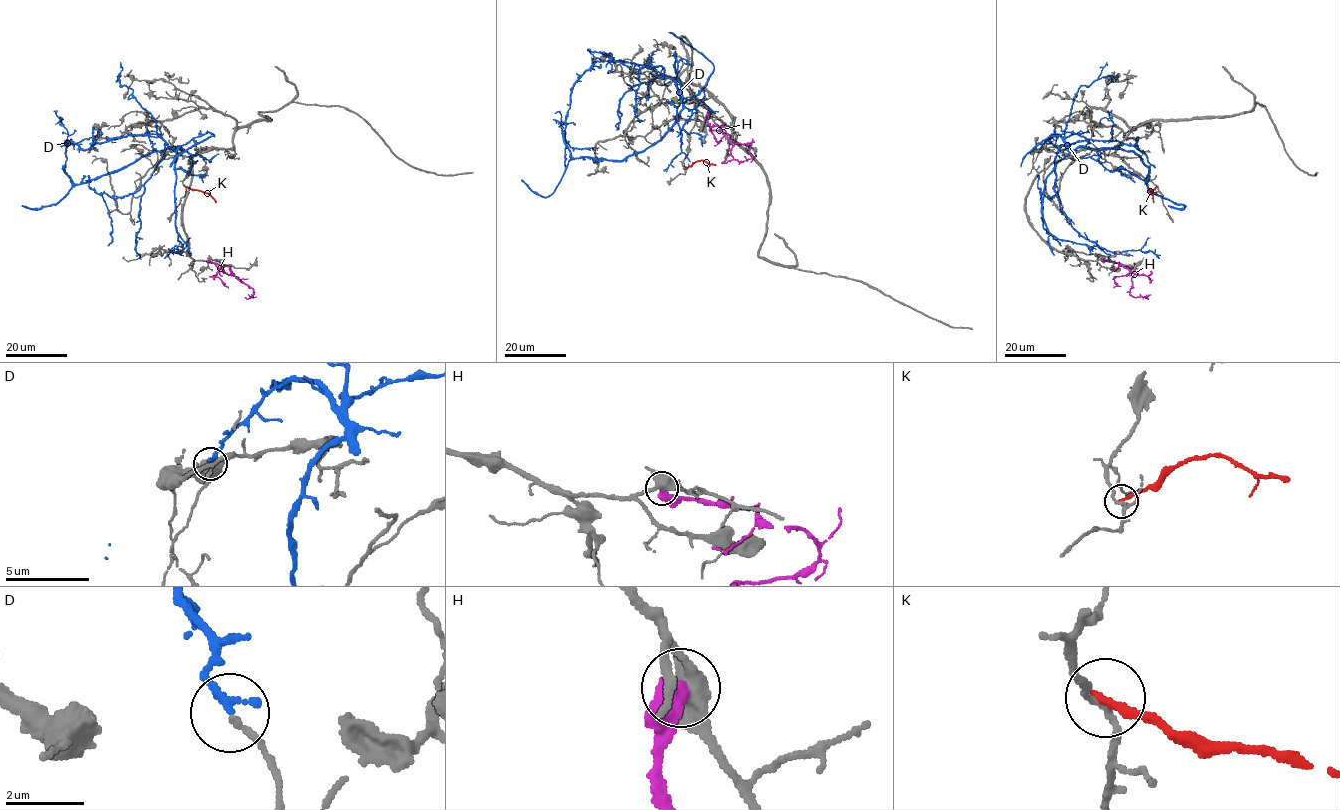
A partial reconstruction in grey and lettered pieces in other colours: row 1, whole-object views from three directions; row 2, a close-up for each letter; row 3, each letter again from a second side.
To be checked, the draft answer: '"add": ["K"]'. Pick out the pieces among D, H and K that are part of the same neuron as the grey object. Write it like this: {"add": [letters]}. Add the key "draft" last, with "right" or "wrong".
{"add": [], "draft": "wrong"}

